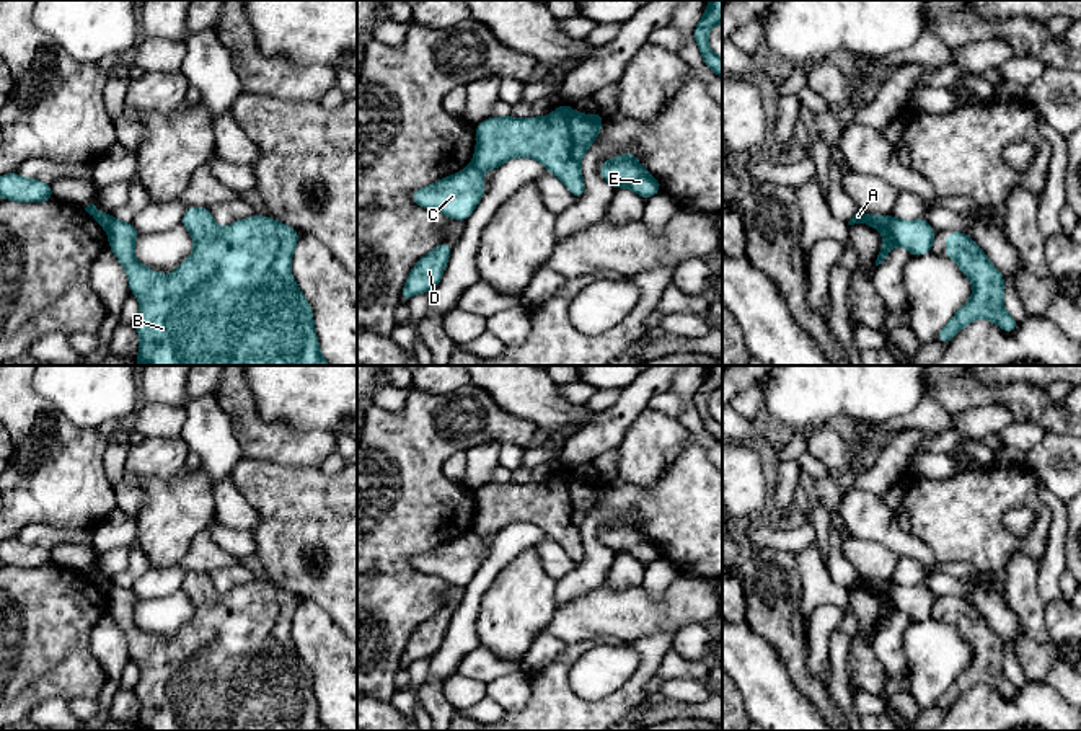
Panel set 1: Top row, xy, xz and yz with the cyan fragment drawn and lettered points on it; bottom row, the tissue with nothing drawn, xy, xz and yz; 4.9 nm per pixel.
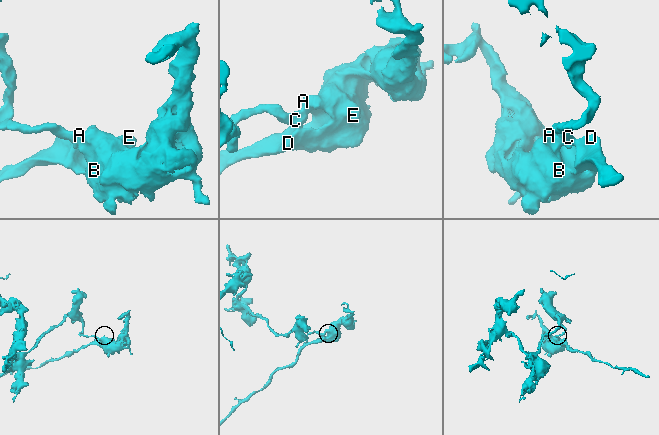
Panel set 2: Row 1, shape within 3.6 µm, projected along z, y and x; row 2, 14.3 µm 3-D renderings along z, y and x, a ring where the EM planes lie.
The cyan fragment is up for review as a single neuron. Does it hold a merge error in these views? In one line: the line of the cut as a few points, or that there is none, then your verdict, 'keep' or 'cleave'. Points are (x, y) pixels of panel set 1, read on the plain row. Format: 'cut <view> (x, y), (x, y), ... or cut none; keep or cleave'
cut yz (889, 583), (895, 607); cleave

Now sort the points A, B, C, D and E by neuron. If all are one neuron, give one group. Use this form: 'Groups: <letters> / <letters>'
Groups: A B D E / C

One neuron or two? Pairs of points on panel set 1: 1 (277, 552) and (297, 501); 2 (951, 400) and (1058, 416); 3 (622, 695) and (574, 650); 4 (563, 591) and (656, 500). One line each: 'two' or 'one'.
1: one
2: one
3: one
4: one

